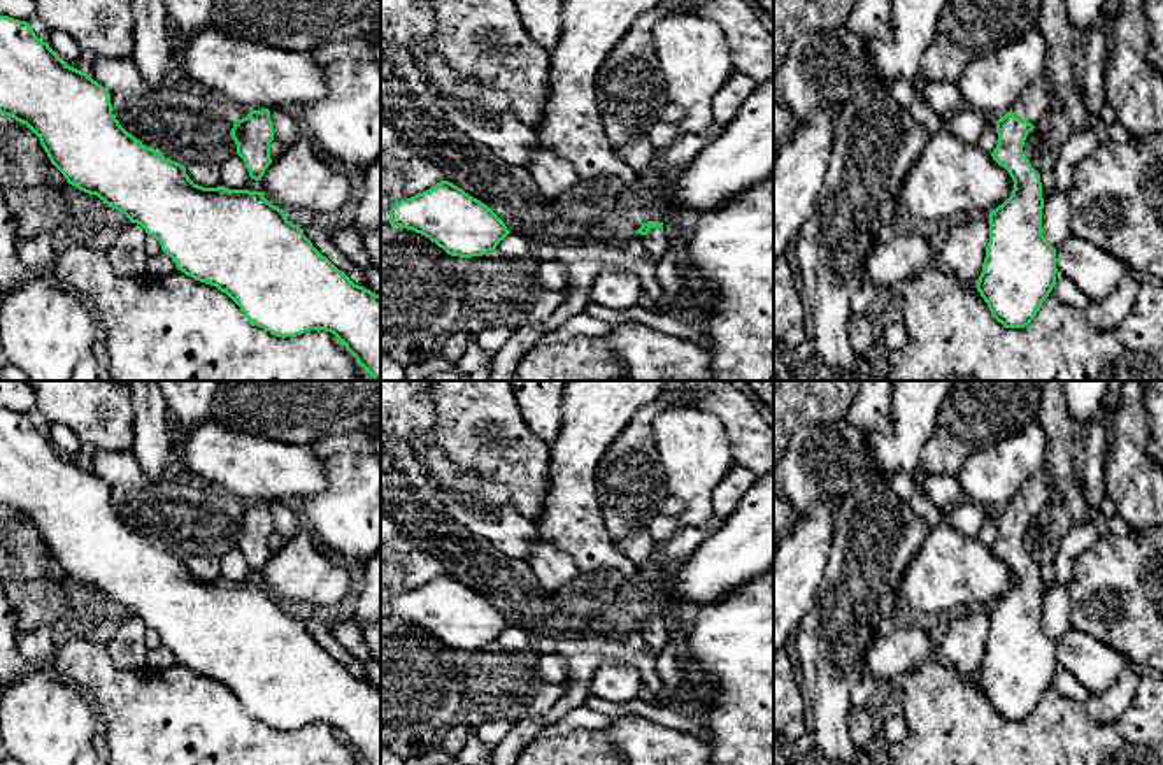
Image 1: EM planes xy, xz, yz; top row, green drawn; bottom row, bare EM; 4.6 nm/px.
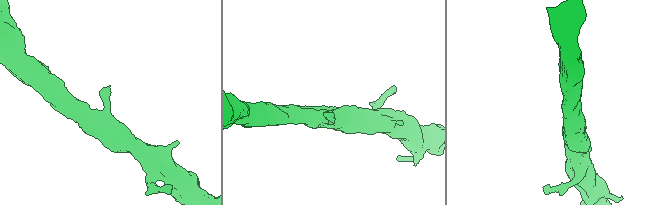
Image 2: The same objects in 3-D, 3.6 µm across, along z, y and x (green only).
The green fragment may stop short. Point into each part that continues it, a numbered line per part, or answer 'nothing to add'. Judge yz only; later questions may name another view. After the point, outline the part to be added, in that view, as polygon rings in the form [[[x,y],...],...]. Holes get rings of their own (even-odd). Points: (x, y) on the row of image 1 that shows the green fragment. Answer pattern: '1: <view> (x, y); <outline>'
1: yz (1032, 104); [[[1042,72],[1038,79],[1030,84],[1021,98],[1016,102],[1016,105],[1012,107],[1012,114],[1035,126],[1038,118],[1044,114],[1051,95],[1052,86],[1045,77],[1045,72]]]

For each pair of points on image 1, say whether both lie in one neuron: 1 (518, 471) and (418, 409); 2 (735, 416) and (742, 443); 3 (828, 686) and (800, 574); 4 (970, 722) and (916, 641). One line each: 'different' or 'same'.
1: different
2: same
3: different
4: different

